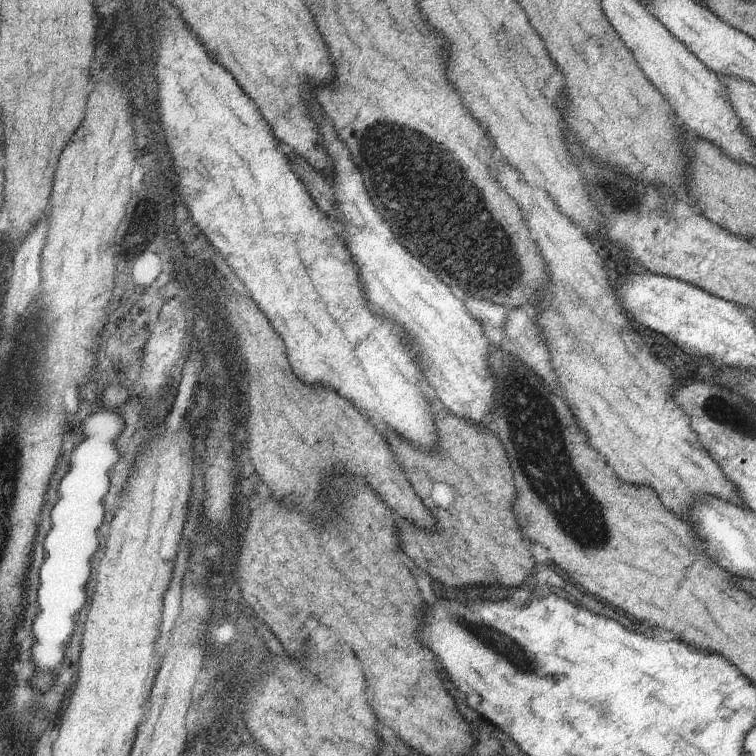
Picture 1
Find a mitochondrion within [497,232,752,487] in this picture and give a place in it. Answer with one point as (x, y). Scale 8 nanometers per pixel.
(722, 405)

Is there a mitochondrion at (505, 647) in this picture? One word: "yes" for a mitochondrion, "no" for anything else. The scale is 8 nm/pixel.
yes

